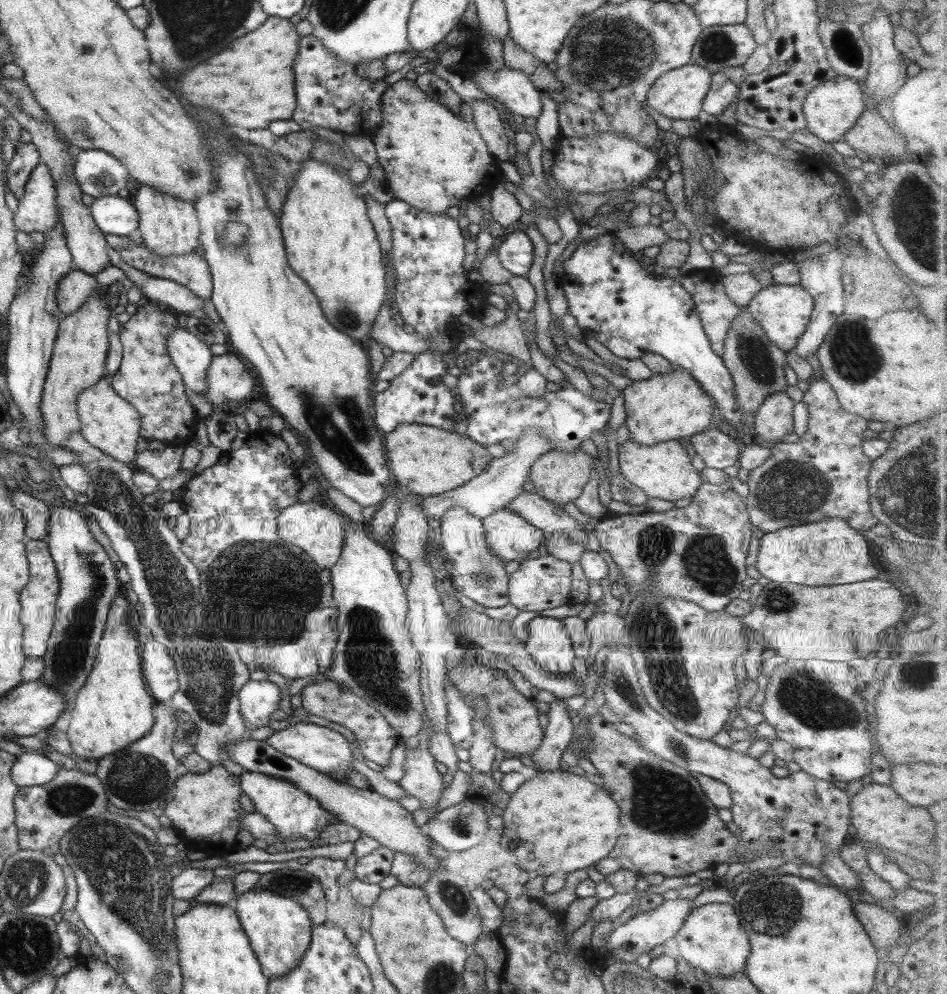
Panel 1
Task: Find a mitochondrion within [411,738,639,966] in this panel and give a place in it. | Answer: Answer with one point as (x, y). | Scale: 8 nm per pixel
(456, 900)

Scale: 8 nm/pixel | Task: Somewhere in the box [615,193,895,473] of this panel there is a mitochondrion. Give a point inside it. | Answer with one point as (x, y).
(854, 358)

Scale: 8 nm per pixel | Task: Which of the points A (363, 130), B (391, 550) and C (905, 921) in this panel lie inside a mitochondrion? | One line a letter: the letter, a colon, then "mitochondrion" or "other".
A: other
B: other
C: other

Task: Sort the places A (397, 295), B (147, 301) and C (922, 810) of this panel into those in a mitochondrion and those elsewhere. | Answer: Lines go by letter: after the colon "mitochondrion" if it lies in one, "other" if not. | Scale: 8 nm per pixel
A: other
B: other
C: other

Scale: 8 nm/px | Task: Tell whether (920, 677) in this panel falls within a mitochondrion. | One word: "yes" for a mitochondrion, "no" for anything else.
yes

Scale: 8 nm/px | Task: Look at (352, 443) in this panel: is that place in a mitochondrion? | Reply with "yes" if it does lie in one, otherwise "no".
yes

